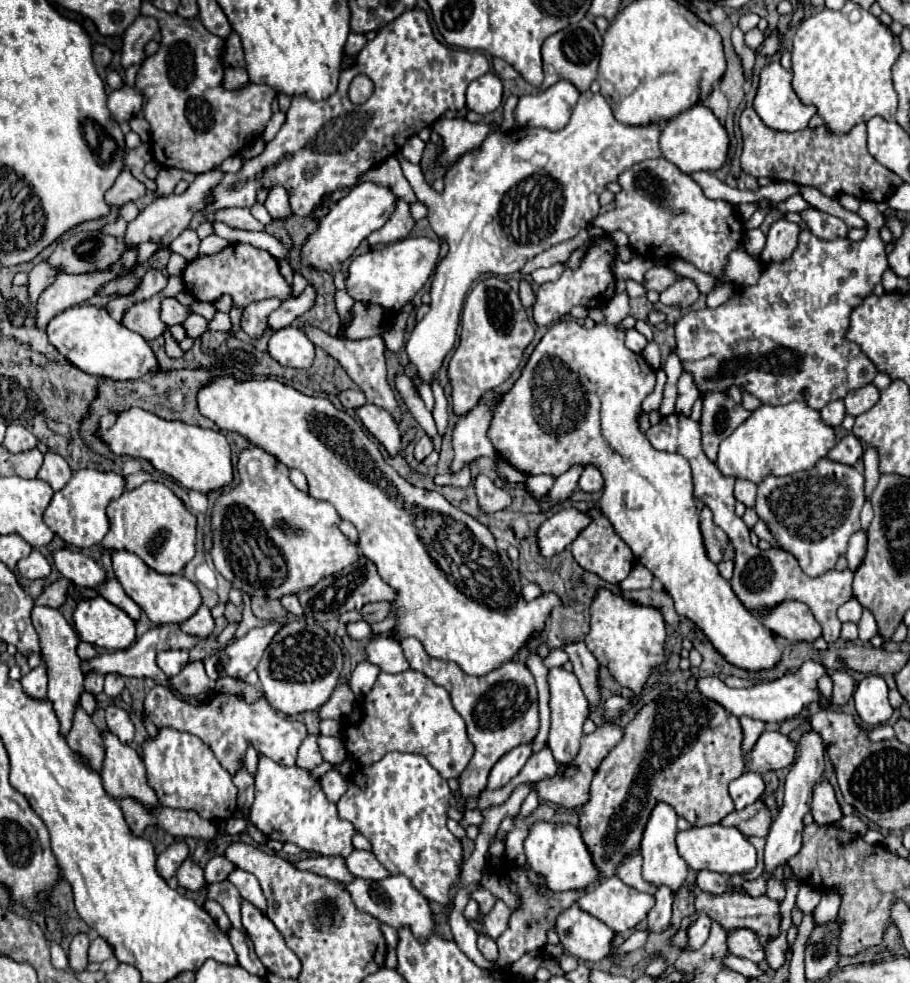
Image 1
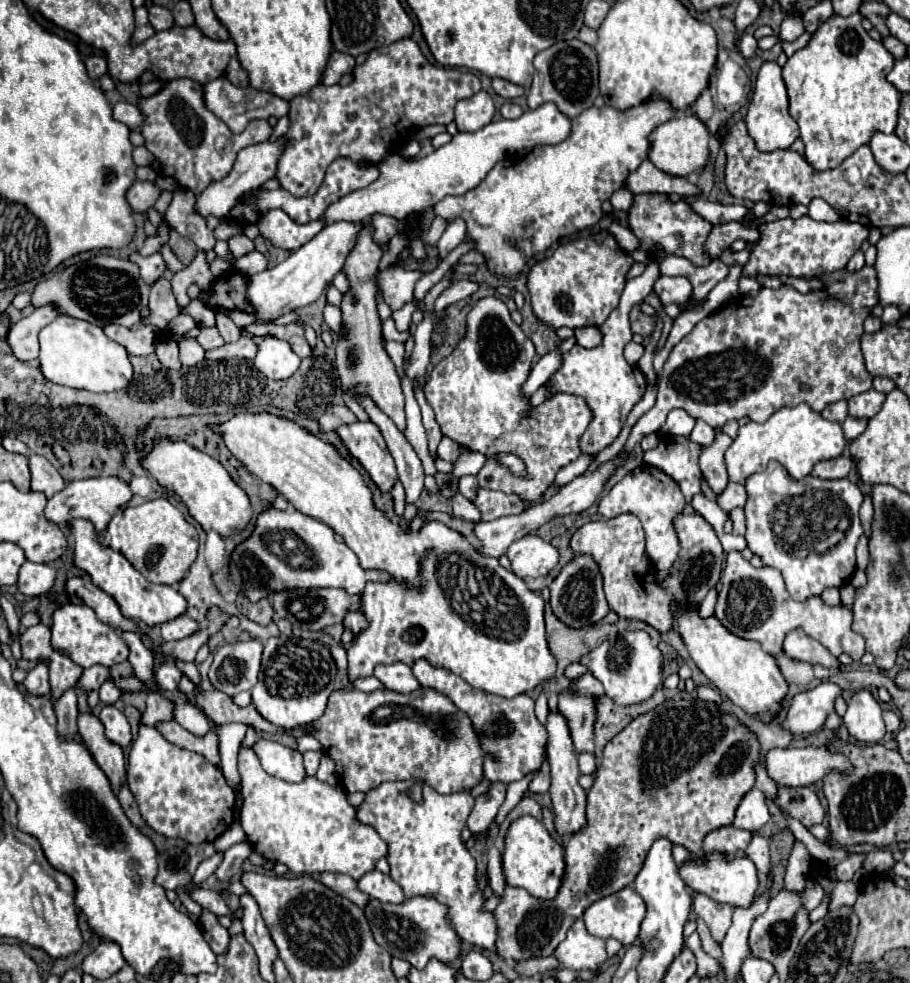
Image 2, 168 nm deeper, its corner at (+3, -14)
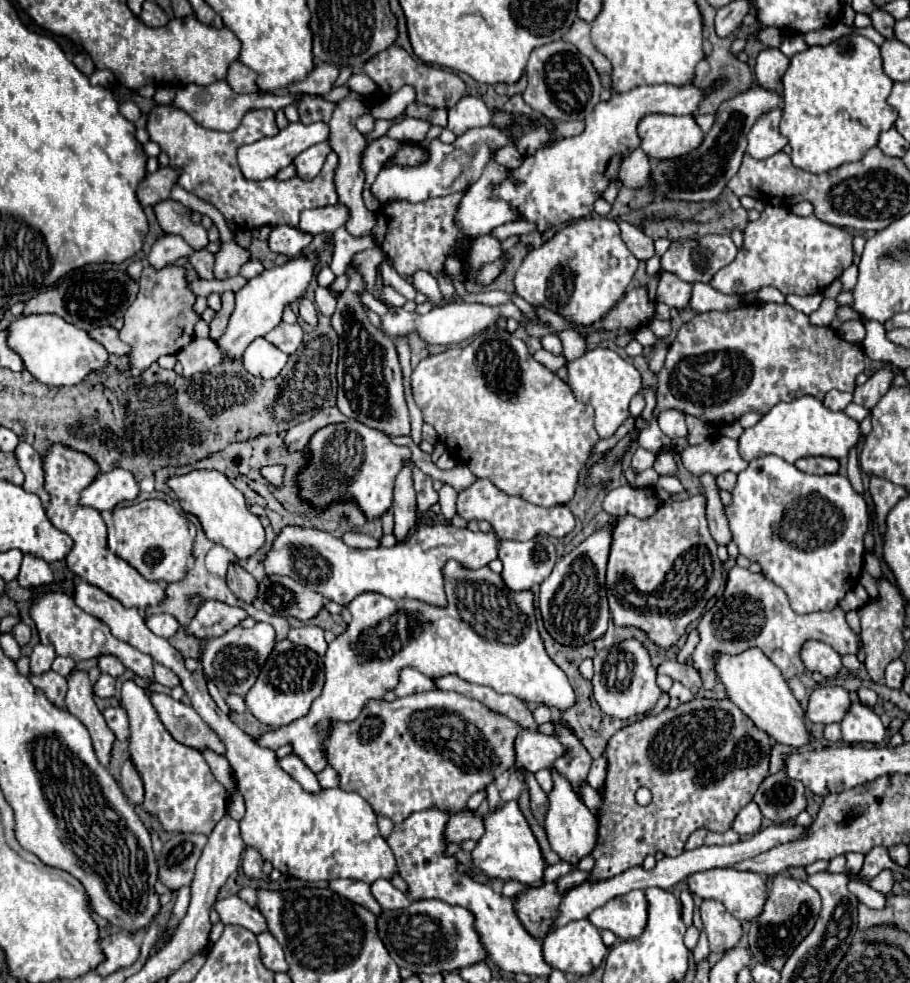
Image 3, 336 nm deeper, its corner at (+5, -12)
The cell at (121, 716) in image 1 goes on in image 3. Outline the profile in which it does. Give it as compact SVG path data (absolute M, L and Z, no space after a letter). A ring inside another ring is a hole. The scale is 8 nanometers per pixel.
M106 708L104 710L104 718L108 728L116 734L118 740L128 740L130 732L128 732L128 716L124 712L124 708Z

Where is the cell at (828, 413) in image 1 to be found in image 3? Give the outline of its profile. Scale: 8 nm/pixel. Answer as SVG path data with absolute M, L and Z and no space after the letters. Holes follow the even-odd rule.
M830 390L824 398L824 406L830 410L844 410L850 402L852 402L852 394L840 390Z

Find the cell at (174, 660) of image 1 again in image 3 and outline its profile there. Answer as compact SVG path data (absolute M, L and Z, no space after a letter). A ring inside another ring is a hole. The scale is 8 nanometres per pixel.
M154 664L154 680L158 684L162 684L162 686L168 686L168 688L174 688L174 686L180 684L178 676L170 668L166 668L162 664Z

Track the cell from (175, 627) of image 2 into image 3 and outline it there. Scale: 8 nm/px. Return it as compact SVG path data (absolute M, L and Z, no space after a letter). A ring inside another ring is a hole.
M152 614L146 618L146 624L156 636L162 636L162 638L170 638L180 630L178 620L170 614Z

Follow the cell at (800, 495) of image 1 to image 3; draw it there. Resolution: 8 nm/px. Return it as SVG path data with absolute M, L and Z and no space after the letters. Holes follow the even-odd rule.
M760 456L738 474L732 504L726 508L726 516L740 554L762 566L762 574L786 592L790 606L798 614L832 610L860 580L864 536L868 532L868 506L864 496L852 488L846 476L812 476L800 472L794 464L786 464L778 456Z

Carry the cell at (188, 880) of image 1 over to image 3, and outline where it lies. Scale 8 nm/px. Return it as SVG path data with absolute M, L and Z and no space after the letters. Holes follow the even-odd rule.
M238 896L216 900L214 910L220 914L224 924L238 924L254 934L266 932L266 920L262 918L262 914L256 908L252 908L248 902L240 900Z

